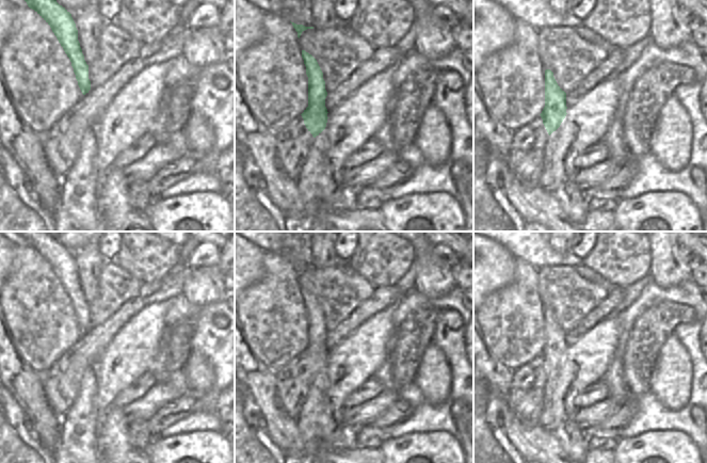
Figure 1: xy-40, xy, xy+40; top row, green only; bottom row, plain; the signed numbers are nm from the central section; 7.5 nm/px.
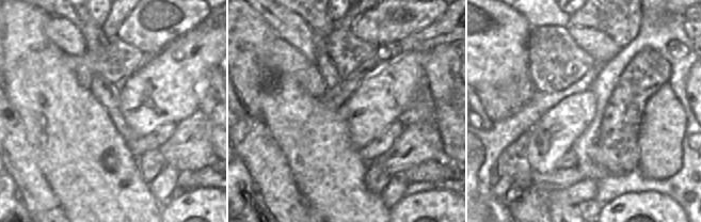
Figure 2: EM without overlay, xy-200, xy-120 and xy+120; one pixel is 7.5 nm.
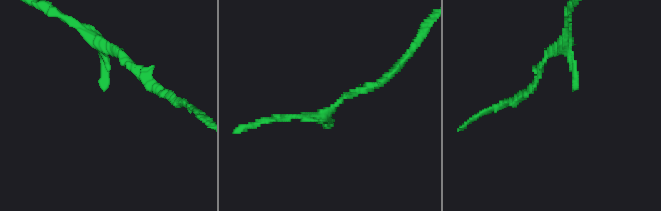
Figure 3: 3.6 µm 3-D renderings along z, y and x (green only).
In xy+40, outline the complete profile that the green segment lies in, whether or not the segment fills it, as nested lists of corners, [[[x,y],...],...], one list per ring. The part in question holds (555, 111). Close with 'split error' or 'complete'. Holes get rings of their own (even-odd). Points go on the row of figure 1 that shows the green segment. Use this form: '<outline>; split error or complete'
[[[550,69],[545,70],[545,107],[540,114],[543,124],[549,134],[549,139],[545,145],[545,158],[543,160],[543,171],[539,187],[548,193],[555,193],[558,198],[557,191],[567,181],[575,180],[575,156],[577,148],[571,148],[571,143],[560,134],[560,125],[565,118],[568,109],[566,107],[566,93],[558,85],[553,73]]]; split error

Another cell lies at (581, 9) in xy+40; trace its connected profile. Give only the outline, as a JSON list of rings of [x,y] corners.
[[[573,0],[572,13],[580,20],[587,18],[596,4],[596,0]]]

